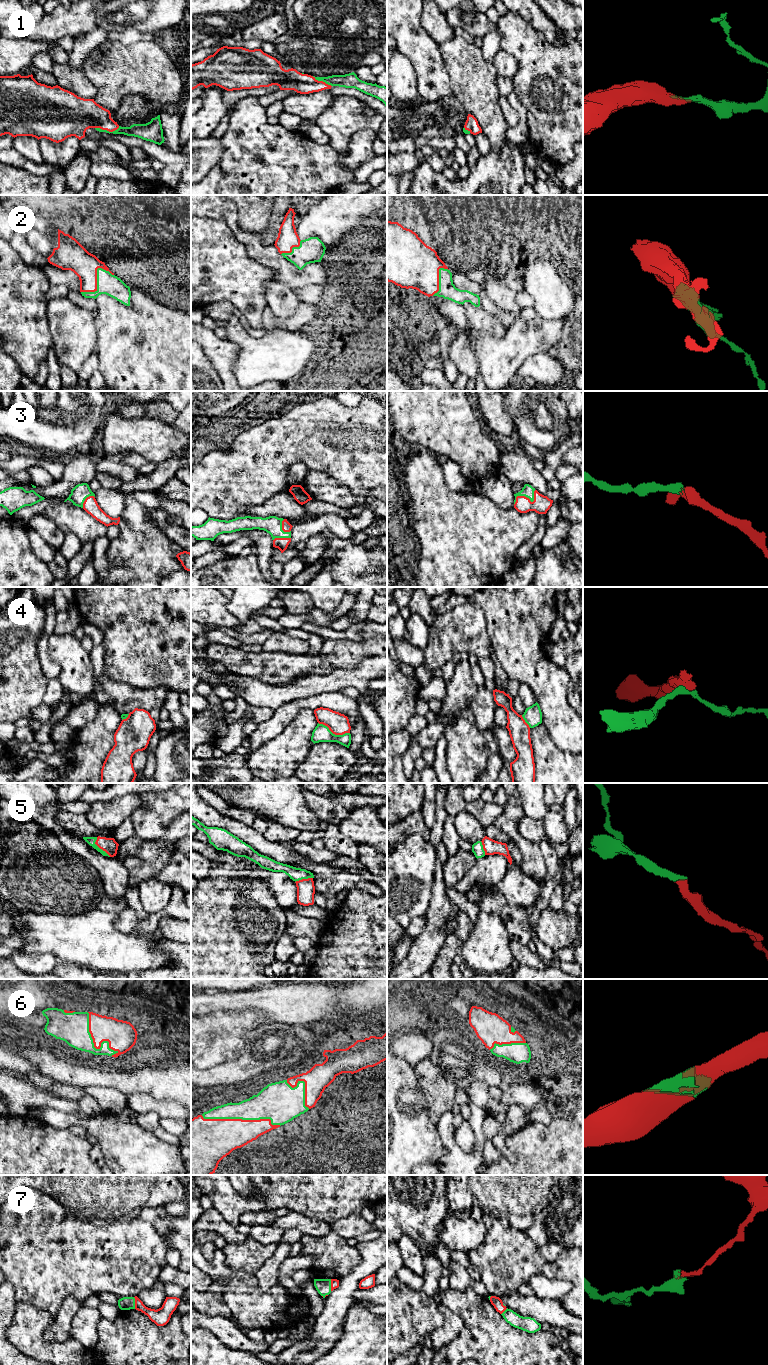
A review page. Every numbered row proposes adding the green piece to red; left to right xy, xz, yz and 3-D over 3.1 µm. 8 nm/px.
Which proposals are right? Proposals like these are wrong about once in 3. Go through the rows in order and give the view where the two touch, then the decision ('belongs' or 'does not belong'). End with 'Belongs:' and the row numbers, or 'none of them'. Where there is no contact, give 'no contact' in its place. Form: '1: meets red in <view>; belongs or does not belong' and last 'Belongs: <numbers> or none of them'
1: meets red in xy; belongs
2: meets red in xy; belongs
3: meets red in yz; belongs
4: meets red in xz; does not belong
5: meets red in xy; belongs
6: meets red in xz; belongs
7: meets red in xy; belongs
Belongs: 1, 2, 3, 5, 6, 7

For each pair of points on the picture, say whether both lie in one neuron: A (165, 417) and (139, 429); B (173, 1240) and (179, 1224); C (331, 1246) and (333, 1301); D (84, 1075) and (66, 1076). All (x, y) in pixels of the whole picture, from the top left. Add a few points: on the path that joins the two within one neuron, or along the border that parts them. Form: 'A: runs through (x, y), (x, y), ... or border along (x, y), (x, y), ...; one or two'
A: border along (135, 419), (146, 415), (170, 425); two
B: runs through (177, 1236), (179, 1228); one
C: border along (356, 1265), (337, 1279); two
D: runs through (80, 1075), (70, 1074); one

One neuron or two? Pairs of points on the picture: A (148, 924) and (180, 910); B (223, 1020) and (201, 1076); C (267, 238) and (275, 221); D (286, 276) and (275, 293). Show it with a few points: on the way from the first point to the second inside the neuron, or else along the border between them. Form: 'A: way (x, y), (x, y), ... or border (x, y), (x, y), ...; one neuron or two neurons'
A: way (156, 917), (172, 910); one neuron
B: border (227, 1062), (201, 1069); two neurons
C: way (270, 234), (274, 225); one neuron
D: border (276, 279), (286, 283), (294, 290); two neurons

